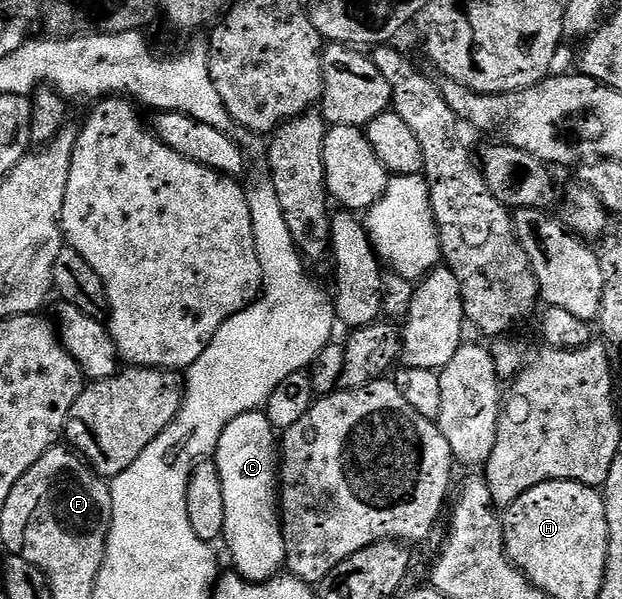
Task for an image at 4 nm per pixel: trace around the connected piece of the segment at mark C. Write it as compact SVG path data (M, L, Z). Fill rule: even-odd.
M264 411L255 413L244 413L239 415L239 419L231 419L231 423L227 423L227 427L223 431L223 435L217 444L215 454L217 462L217 470L219 471L219 479L223 483L223 507L225 508L225 531L223 534L223 542L229 548L229 553L233 556L232 568L240 573L249 583L260 583L268 581L270 577L278 572L277 568L285 565L285 536L281 530L281 511L279 508L279 433L274 429L273 425L267 419Z

